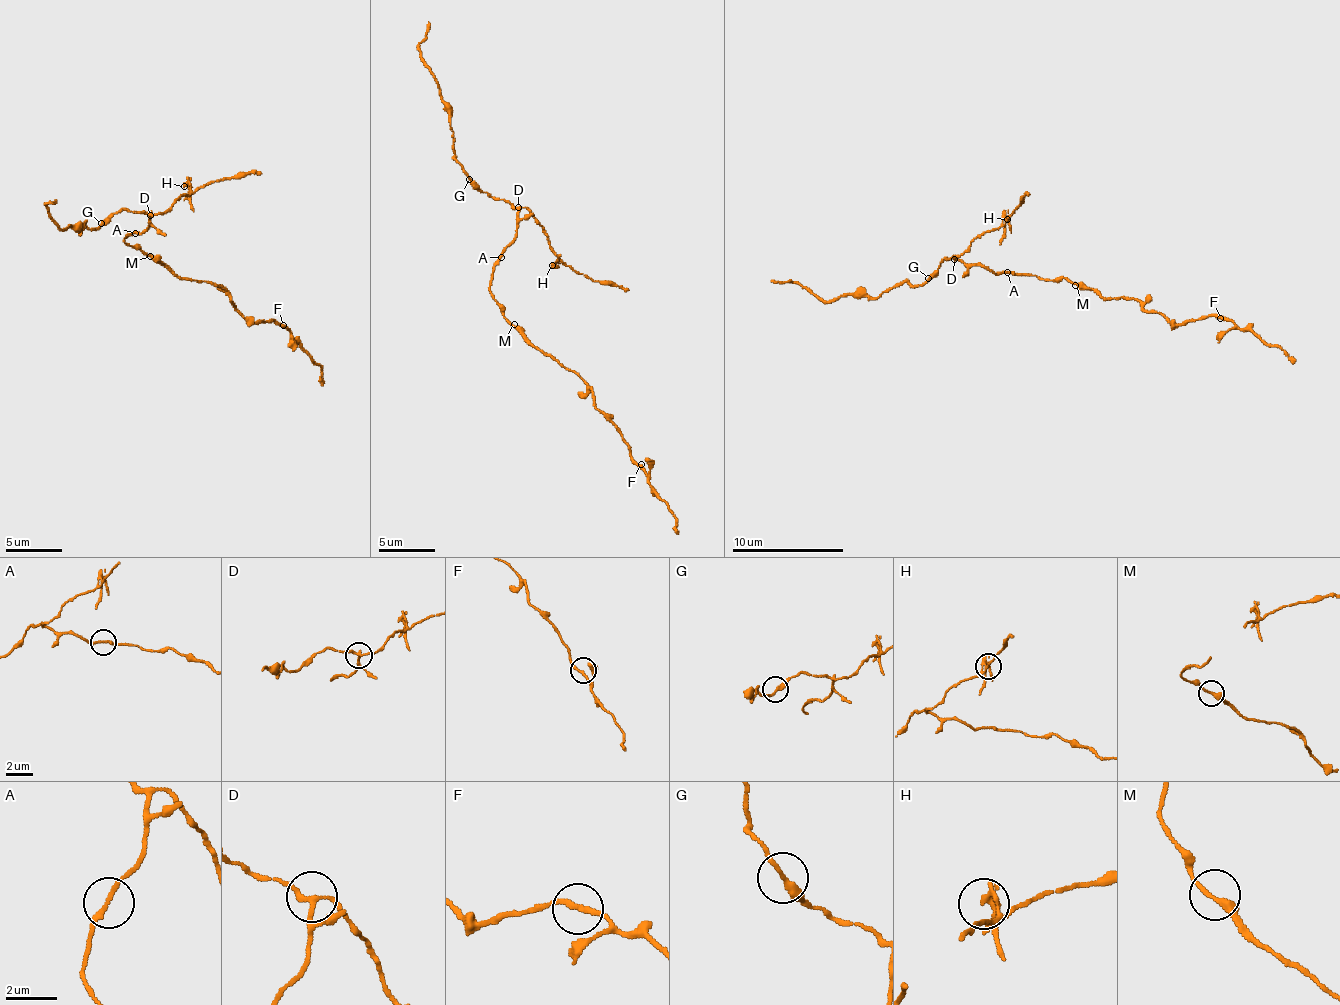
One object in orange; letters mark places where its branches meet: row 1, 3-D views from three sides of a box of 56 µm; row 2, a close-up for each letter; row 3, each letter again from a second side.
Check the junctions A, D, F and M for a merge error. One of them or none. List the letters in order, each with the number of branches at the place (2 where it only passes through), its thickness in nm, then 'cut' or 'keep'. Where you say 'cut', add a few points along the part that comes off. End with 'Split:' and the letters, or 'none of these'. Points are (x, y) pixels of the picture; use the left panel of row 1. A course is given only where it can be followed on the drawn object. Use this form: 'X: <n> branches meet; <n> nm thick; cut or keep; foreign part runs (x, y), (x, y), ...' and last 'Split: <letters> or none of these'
A: 2 branches meet; 190 nm thick; keep
D: 3 branches meet; 190 nm thick; cut; foreign part runs (149, 216), (121, 209), (98, 228), (86, 224), (79, 233), (70, 227), (61, 229), (46, 203), (54, 200)
F: 2 branches meet; 200 nm thick; keep
M: 2 branches meet; 280 nm thick; keep
Split: D

